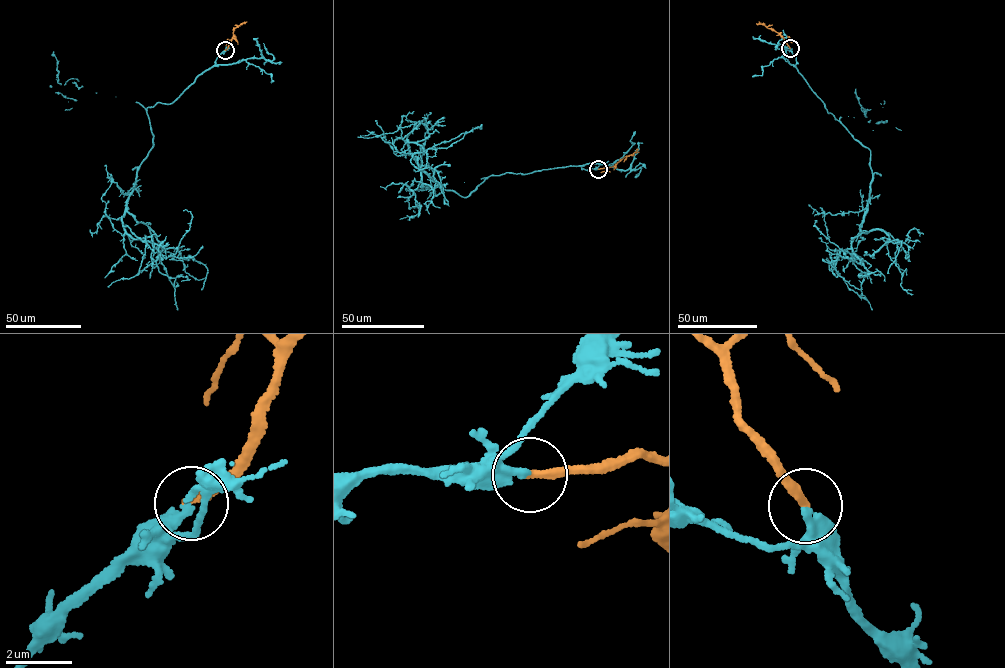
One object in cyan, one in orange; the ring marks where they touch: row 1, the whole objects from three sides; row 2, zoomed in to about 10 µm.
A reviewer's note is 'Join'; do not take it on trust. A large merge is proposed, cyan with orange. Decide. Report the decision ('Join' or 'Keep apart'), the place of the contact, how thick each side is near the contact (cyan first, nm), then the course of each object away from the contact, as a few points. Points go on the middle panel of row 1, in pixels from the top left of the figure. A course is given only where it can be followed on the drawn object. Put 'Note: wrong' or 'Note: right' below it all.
Join. Place: (598, 169). Thickness 300 nm (cyan) against 280 nm. Course of cyan: (598, 169), (489, 176), (465, 197), (416, 156), (421, 186), (433, 188), (435, 170), (448, 204), (435, 181). Course of orange: (598, 169), (611, 167), (638, 149)
Note: right

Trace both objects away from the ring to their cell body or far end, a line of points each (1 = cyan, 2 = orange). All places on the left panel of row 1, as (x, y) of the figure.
1: (225, 50), (172, 102), (147, 107), (153, 144), (126, 208), (164, 248), (204, 265), (201, 289)
2: (225, 50), (234, 30), (245, 22)

